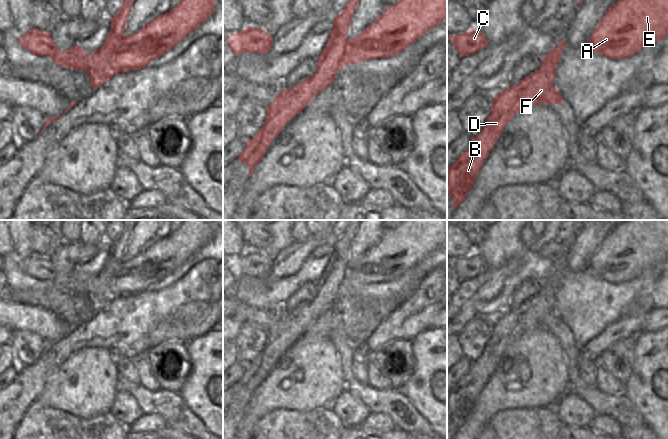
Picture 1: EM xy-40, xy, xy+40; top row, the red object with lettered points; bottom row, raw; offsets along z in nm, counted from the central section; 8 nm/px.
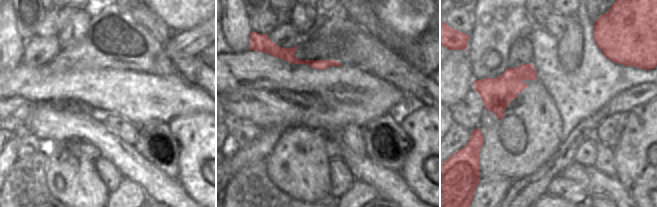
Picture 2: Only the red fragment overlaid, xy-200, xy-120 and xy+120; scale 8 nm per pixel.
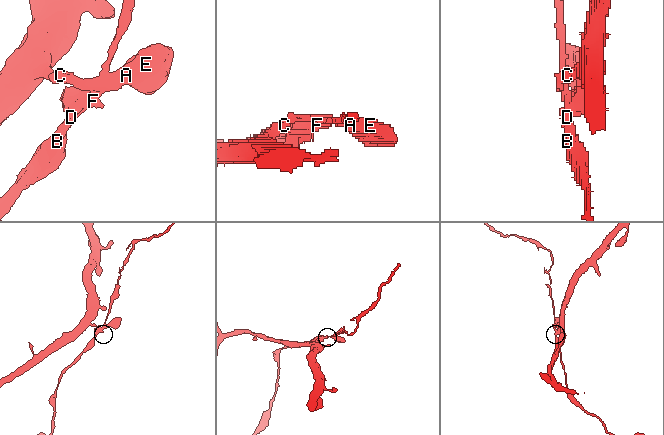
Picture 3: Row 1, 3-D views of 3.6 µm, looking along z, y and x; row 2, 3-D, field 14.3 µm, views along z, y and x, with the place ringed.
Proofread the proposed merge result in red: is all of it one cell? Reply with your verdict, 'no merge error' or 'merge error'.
merge error

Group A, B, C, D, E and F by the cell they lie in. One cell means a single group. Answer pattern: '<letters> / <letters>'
A C E / B D F

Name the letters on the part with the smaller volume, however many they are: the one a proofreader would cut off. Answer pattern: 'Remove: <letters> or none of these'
Remove: B, D, F

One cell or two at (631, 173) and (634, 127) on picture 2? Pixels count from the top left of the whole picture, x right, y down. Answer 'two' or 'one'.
one

